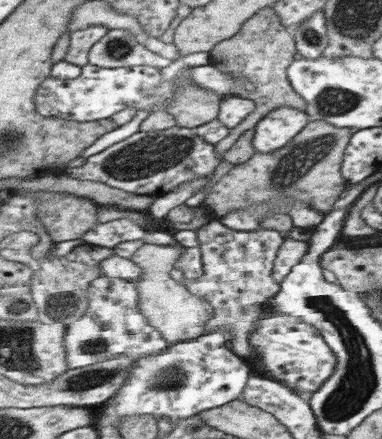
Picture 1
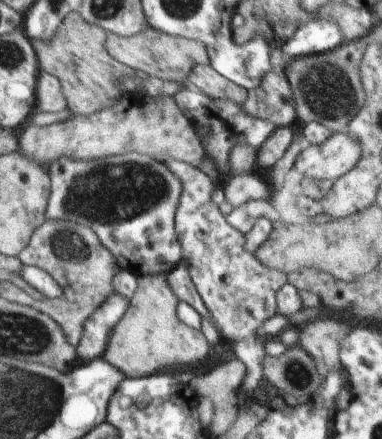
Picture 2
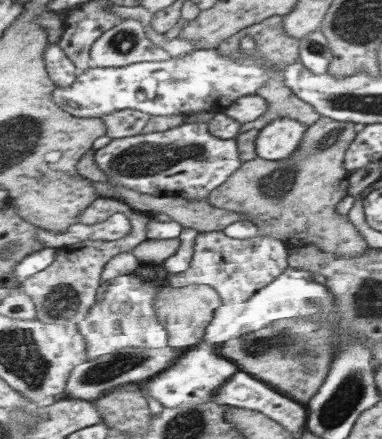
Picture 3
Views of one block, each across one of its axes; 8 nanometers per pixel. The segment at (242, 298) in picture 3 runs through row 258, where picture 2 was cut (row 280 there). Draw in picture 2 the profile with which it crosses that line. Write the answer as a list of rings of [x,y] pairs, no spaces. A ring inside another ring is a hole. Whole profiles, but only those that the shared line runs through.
[[[169,160],[165,164],[171,174],[183,180],[185,188],[177,214],[183,260],[189,264],[191,278],[217,322],[215,328],[219,330],[221,338],[229,346],[233,346],[237,360],[245,364],[247,376],[243,378],[241,386],[257,390],[257,384],[263,376],[265,358],[265,344],[259,342],[259,336],[263,334],[257,334],[257,328],[277,314],[275,292],[285,282],[291,282],[291,278],[275,268],[267,268],[245,250],[245,236],[227,222],[227,216],[223,214],[223,210],[219,210],[219,204],[215,202],[215,194],[219,192],[221,184],[217,184],[205,170],[193,164],[185,164],[179,160]]]

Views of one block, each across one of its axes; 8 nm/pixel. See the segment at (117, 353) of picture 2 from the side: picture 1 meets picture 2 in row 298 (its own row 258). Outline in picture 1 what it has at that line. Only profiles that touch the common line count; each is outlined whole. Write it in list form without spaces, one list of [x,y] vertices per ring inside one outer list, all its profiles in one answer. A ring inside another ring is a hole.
[[[143,244],[135,254],[133,260],[143,268],[141,280],[137,280],[139,288],[139,308],[147,316],[149,324],[163,332],[163,336],[175,344],[183,344],[189,340],[197,340],[199,336],[207,336],[211,330],[207,324],[215,318],[215,308],[209,300],[197,298],[185,284],[173,278],[175,264],[179,262],[183,248],[179,246],[157,246],[157,244]]]

